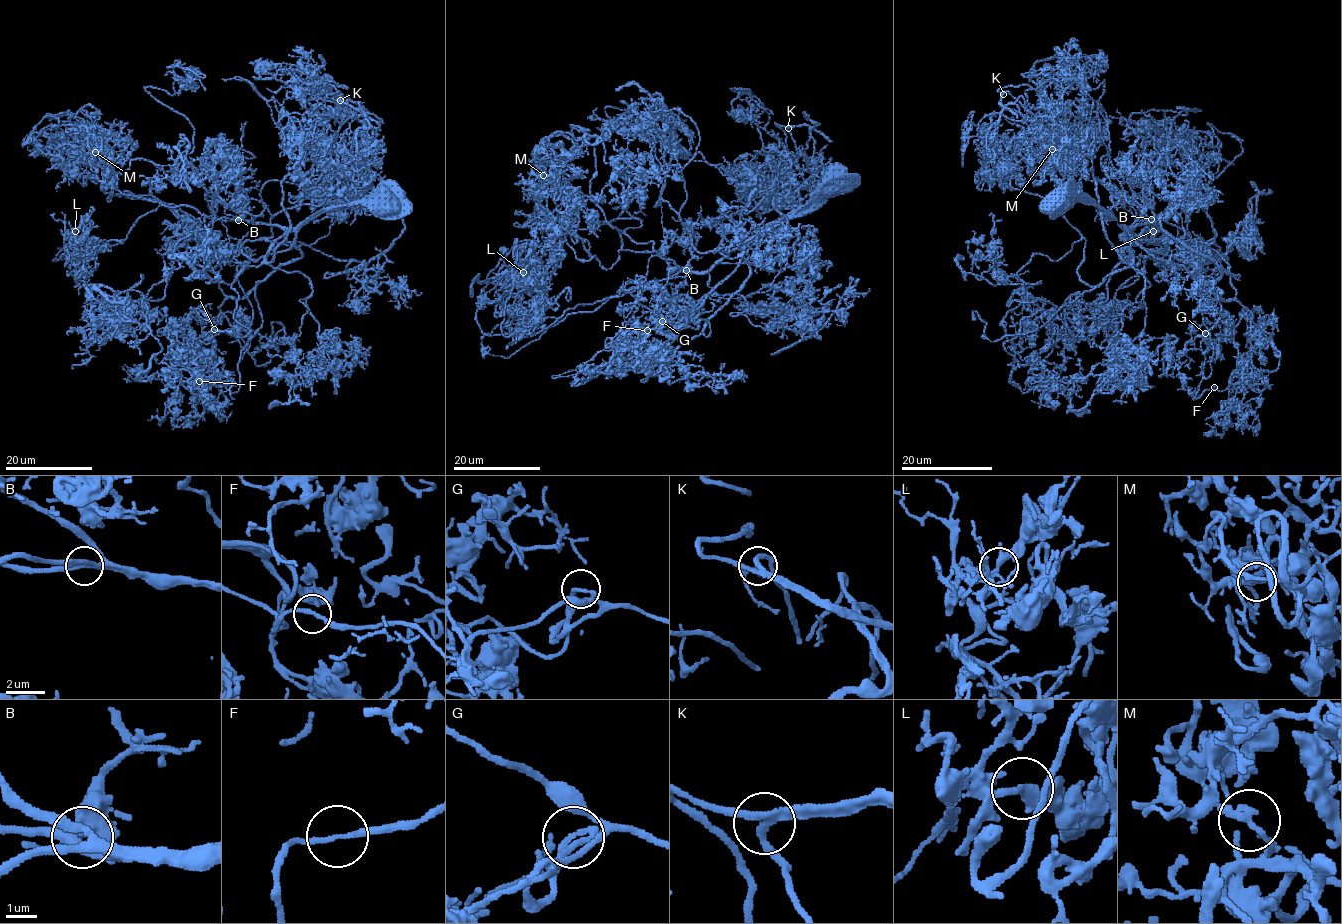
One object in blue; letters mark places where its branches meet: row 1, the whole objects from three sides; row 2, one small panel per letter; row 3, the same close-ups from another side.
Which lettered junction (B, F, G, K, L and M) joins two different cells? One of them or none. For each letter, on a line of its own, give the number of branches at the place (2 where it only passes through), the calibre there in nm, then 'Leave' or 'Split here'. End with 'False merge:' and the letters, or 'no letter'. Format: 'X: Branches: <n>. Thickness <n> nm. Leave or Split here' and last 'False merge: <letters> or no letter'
B: Branches: 3. Thickness 280 nm. Leave
F: Branches: 2. Thickness 180 nm. Leave
G: Branches: 2. Thickness 200 nm. Leave
K: Branches: 3. Thickness 240 nm. Leave
L: Branches: 2. Thickness 360 nm. Leave
M: Branches: 2. Thickness 240 nm. Leave
False merge: no letter

